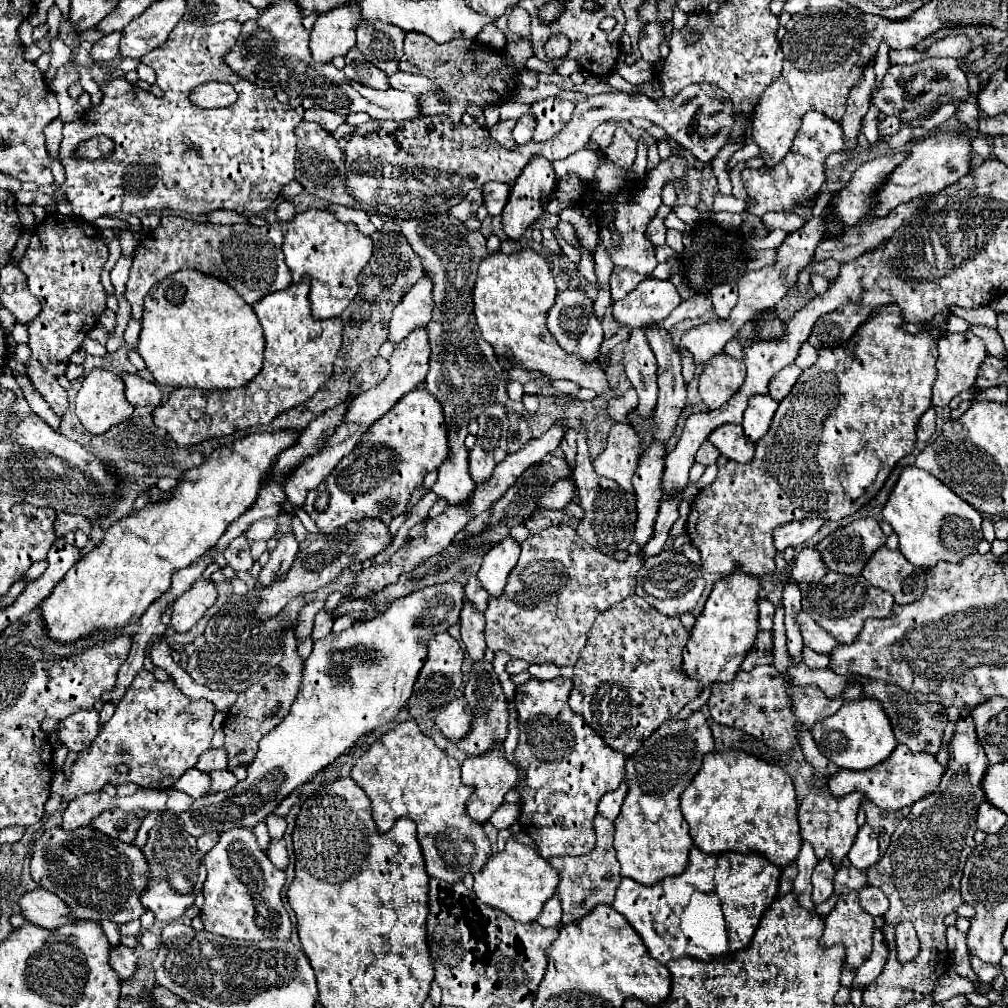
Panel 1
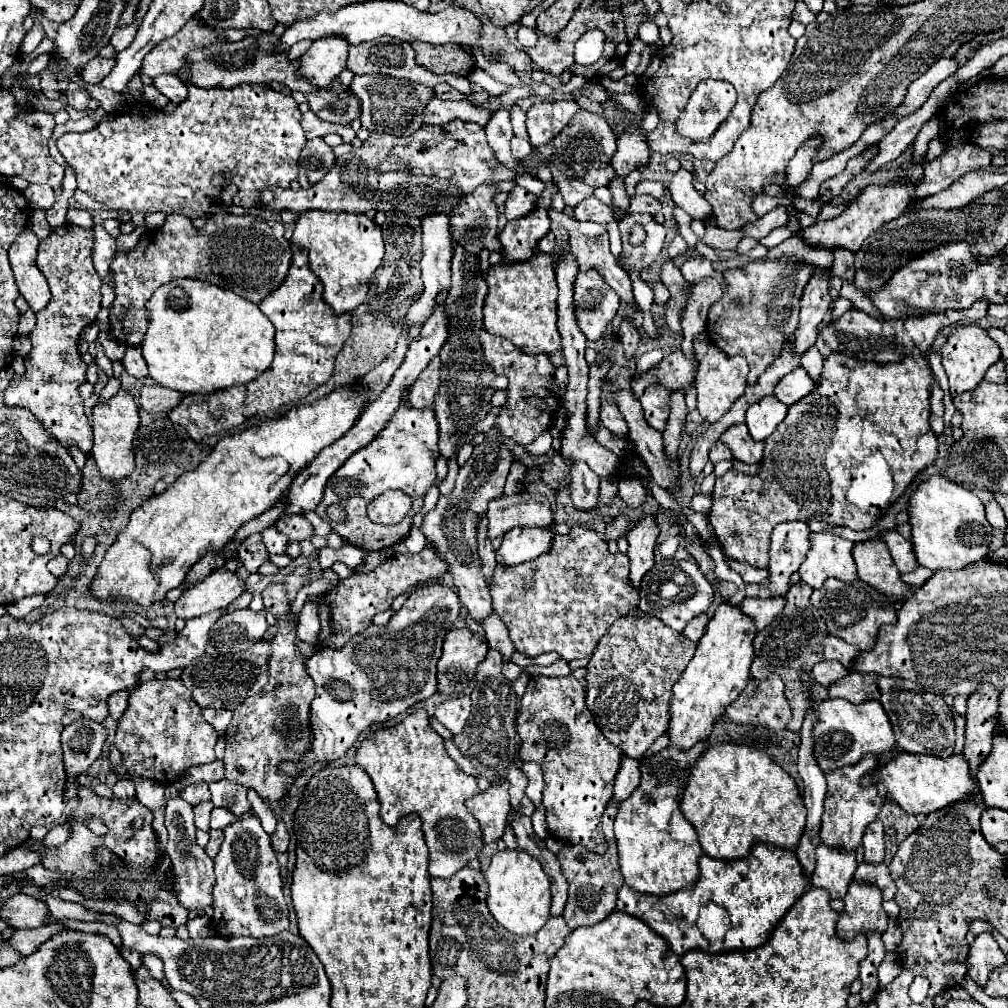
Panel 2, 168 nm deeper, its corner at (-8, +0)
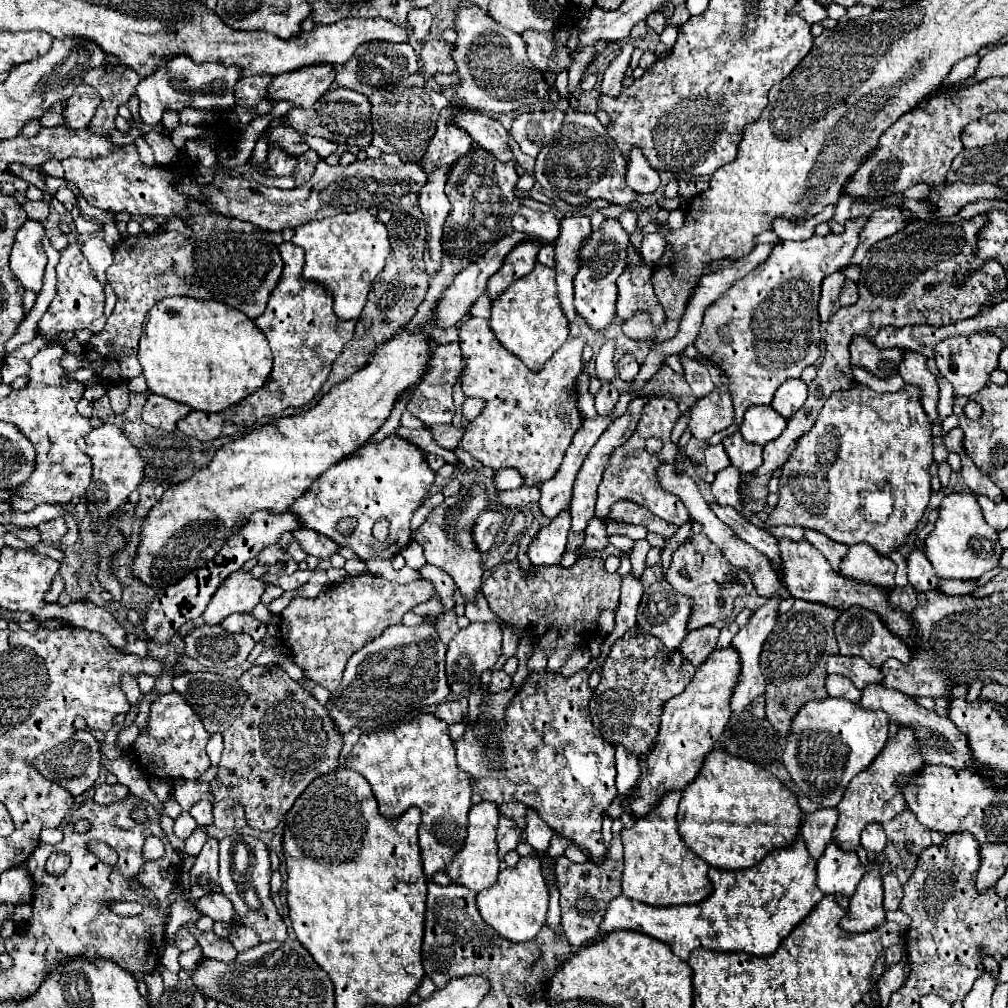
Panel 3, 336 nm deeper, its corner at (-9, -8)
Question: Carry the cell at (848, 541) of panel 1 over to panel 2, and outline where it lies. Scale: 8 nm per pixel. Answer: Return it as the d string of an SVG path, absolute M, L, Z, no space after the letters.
M891 530L891 532L883 532L881 534L885 544L889 546L891 558L895 562L895 566L905 574L905 572L913 572L917 568L919 562L915 562L915 554L911 550L911 540L903 538L899 532Z

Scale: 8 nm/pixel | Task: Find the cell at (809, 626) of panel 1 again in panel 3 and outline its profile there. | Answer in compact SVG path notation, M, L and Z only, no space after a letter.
M832 654L826 660L826 670L830 674L842 674L842 676L850 678L856 688L864 688L864 686L868 686L872 682L882 682L880 668L870 666L860 656L850 658L850 656L842 656L842 654Z

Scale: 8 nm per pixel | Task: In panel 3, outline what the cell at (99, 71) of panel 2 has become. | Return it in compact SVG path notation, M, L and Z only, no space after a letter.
M82 86L76 90L76 94L72 94L72 98L66 100L66 104L66 126L70 130L78 130L80 126L88 126L96 108L100 106L100 98L92 88Z

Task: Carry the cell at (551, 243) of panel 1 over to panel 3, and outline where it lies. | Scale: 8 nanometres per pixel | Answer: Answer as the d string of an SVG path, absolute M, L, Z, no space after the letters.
M546 244L546 246L540 248L540 252L538 252L538 262L542 262L542 264L548 266L548 268L554 268L554 266L556 266L556 262L554 262L554 246L552 246L552 244Z

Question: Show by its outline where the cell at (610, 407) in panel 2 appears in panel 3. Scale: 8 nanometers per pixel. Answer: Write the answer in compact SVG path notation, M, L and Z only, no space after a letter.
M604 384L596 394L596 410L600 416L610 416L618 402L618 390L612 384Z

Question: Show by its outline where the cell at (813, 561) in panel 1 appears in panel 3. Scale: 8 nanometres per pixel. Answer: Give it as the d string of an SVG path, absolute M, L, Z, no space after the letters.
M806 530L804 538L826 556L828 564L830 564L836 572L840 572L842 558L844 558L844 554L848 554L850 546L840 544L840 542L836 542L836 540L830 540L828 536L824 536L824 534L820 534L820 532L814 532L814 530Z

